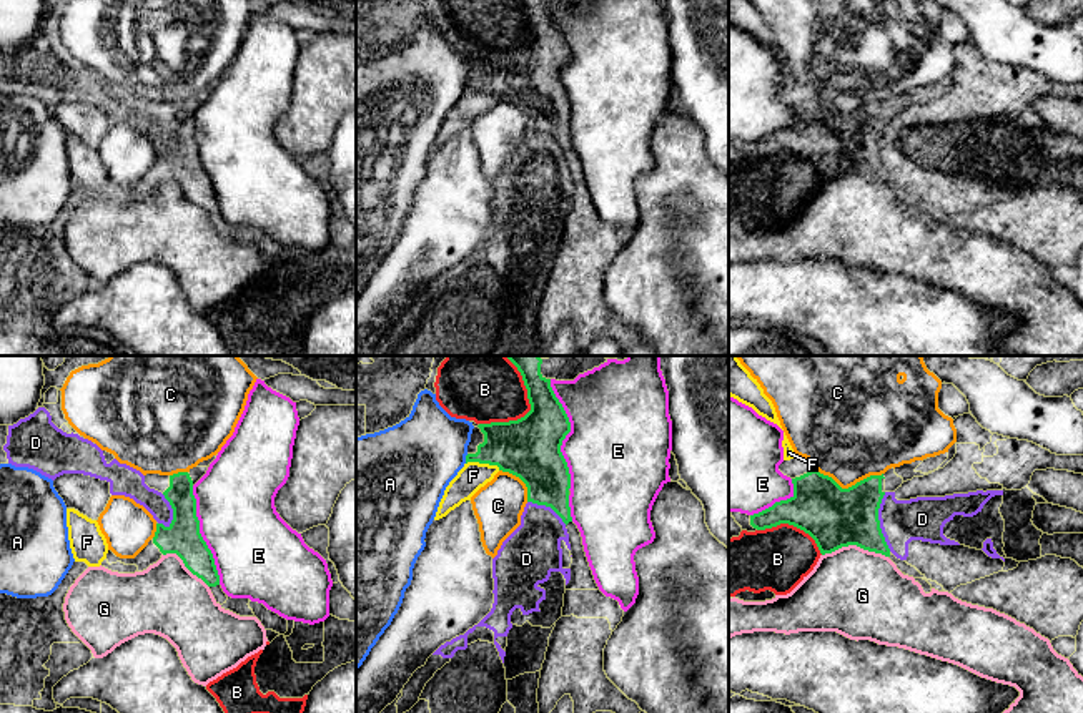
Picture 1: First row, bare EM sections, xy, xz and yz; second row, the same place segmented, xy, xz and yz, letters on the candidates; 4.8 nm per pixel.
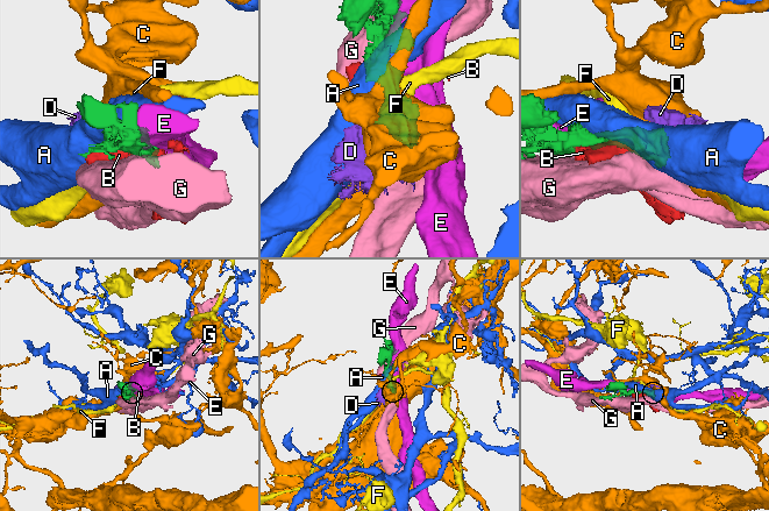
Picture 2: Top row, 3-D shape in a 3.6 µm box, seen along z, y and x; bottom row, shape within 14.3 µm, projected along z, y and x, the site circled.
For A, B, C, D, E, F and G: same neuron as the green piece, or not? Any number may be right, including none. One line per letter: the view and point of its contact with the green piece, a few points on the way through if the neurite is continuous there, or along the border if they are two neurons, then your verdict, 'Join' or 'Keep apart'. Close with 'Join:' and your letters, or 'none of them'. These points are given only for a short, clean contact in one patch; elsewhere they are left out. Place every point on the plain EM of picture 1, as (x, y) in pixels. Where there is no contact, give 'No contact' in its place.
A: Touches green at xz (466, 87). Keep apart
B: Touches green at xz (524, 44). Keep apart
C: Touches green at yz (849, 115). Keep apart
D: Touches green at yz (879, 150). Path across: yz (835, 145), (869, 145), (879, 150), (922, 147). Join
E: Touches green at xz (568, 60). Keep apart
F: Touches green at xz (483, 90). Keep apart
G: Touches green at yz (855, 172). Keep apart
Join: D

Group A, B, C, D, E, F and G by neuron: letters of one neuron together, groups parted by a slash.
A / B / C / D / E / F / G

